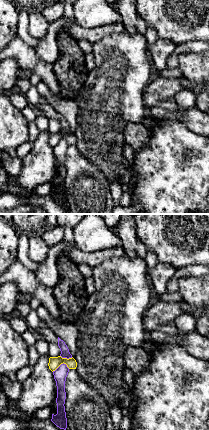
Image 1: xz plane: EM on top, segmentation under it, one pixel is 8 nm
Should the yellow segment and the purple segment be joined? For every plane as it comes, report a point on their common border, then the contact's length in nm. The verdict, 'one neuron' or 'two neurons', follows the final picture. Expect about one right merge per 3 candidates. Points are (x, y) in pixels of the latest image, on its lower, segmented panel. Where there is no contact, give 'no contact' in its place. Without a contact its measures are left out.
(60, 364) | 150 nm

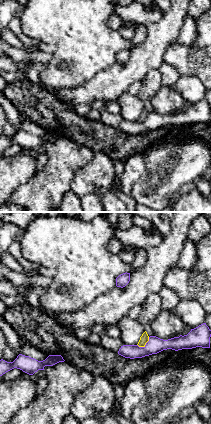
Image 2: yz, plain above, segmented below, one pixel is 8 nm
(144, 345) | 120 nm

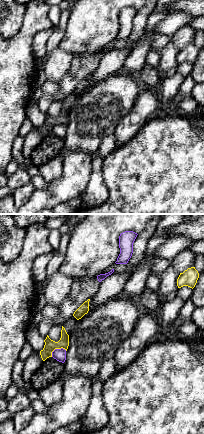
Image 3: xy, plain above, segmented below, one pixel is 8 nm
(57, 348) | 140 nm

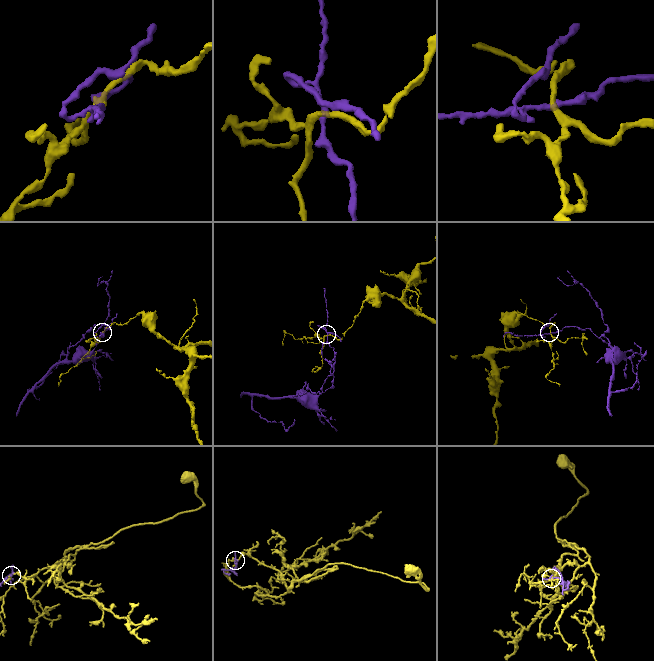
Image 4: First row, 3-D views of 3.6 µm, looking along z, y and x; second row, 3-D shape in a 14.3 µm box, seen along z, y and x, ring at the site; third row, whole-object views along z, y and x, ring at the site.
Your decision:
two neurons

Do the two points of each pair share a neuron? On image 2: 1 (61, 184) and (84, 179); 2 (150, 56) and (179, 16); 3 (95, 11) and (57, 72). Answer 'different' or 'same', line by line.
1: different
2: same
3: same

